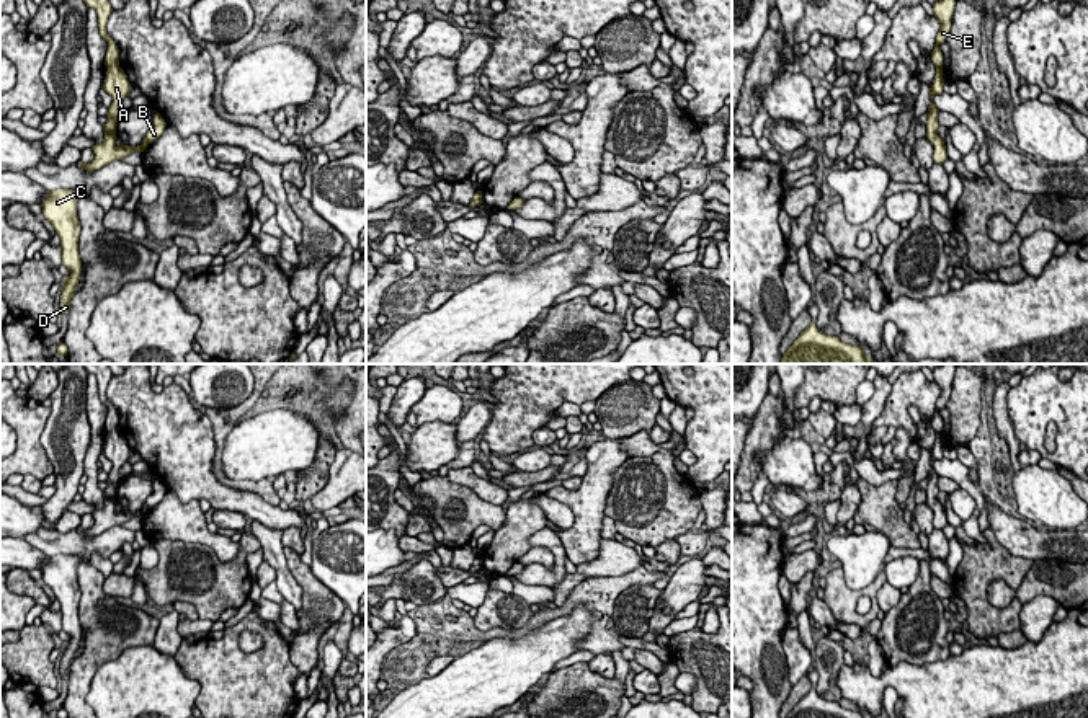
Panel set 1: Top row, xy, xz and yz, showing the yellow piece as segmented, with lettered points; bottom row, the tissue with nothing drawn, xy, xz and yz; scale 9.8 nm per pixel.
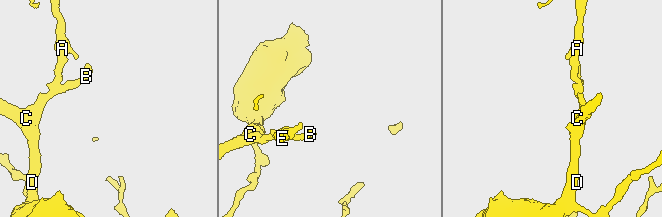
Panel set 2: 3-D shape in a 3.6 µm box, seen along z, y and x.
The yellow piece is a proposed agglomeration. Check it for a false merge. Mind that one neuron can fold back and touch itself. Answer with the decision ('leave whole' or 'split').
leave whole

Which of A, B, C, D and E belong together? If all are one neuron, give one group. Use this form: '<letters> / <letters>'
A B C D E

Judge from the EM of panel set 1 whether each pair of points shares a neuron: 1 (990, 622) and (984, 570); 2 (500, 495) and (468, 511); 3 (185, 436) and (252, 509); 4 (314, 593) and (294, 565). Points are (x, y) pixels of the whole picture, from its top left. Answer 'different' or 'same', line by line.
1: same
2: different
3: same
4: same

